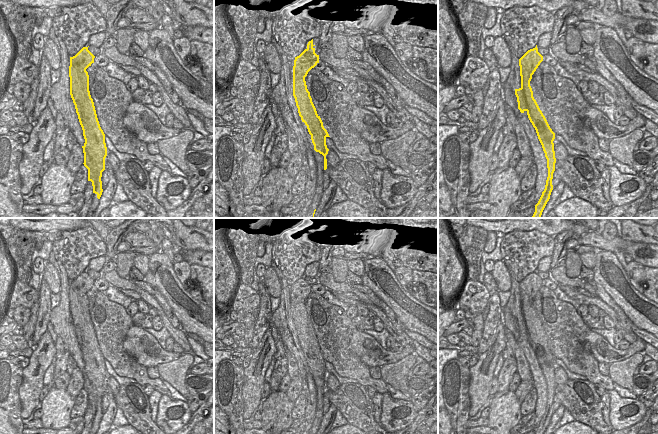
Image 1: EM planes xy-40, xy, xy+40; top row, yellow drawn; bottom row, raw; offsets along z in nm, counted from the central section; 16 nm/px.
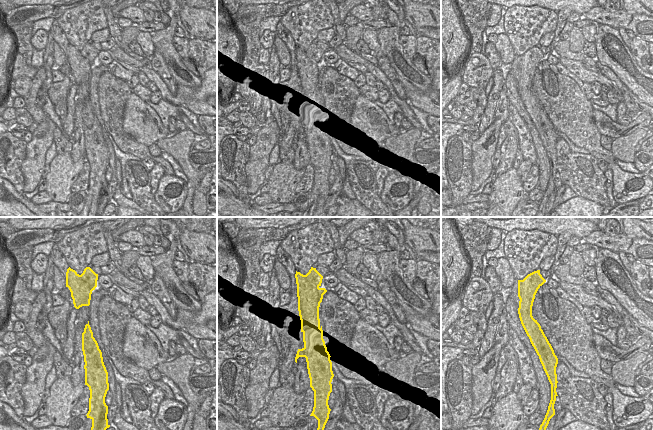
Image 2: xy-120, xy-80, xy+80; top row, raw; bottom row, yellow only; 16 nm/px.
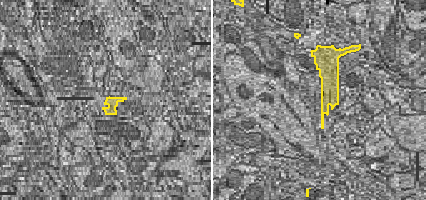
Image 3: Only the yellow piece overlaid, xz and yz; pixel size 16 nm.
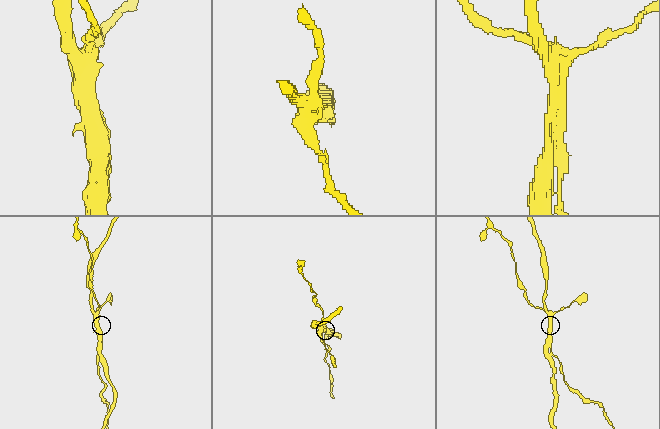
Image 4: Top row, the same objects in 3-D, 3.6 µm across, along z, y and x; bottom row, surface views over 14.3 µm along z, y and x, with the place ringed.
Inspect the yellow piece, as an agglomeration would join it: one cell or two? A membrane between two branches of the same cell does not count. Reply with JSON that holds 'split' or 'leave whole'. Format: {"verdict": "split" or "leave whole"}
{"verdict": "split"}

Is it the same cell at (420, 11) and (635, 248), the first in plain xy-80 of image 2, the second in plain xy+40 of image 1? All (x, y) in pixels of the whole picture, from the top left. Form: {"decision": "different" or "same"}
{"decision": "different"}

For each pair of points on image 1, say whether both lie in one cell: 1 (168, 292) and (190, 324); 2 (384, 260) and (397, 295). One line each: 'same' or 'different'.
1: same
2: same

